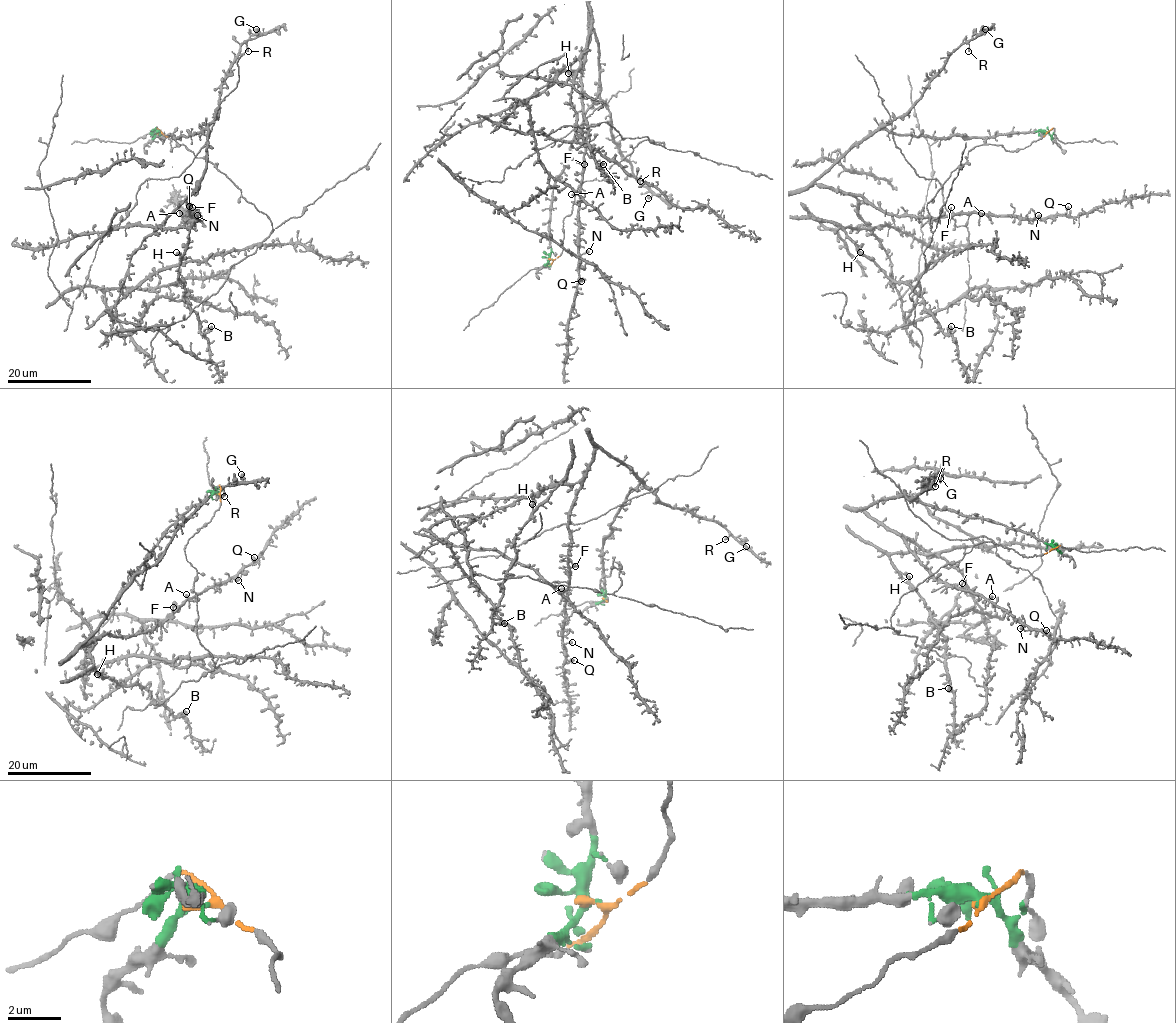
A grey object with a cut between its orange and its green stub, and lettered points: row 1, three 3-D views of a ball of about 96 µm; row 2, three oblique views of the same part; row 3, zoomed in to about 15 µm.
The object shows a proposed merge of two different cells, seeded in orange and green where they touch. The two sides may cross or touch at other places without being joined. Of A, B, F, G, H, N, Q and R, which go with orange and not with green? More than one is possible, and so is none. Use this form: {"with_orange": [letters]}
{"with_orange": []}

